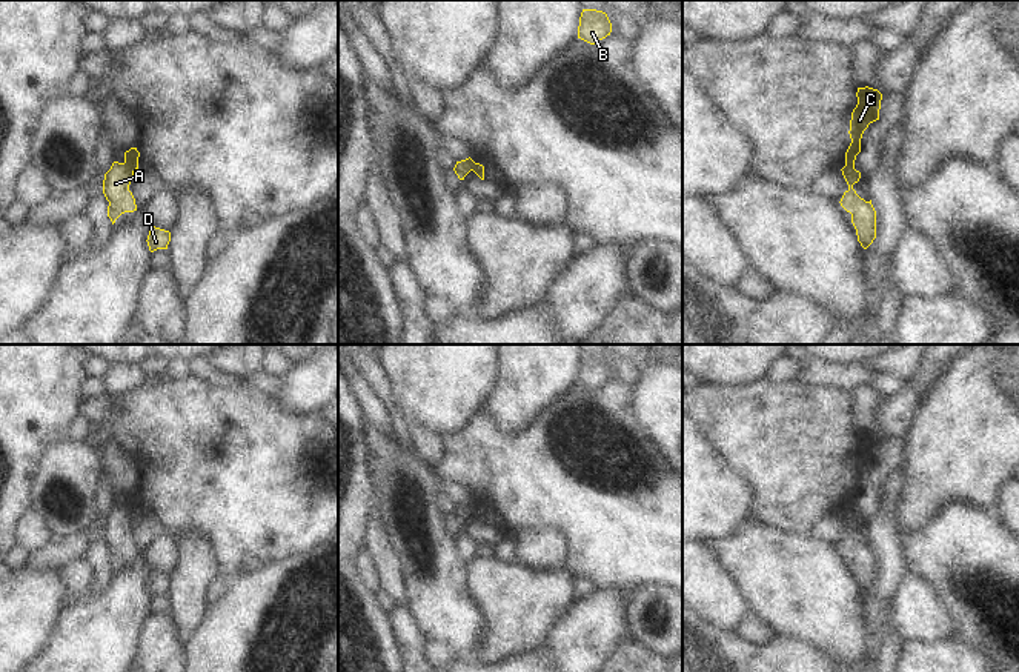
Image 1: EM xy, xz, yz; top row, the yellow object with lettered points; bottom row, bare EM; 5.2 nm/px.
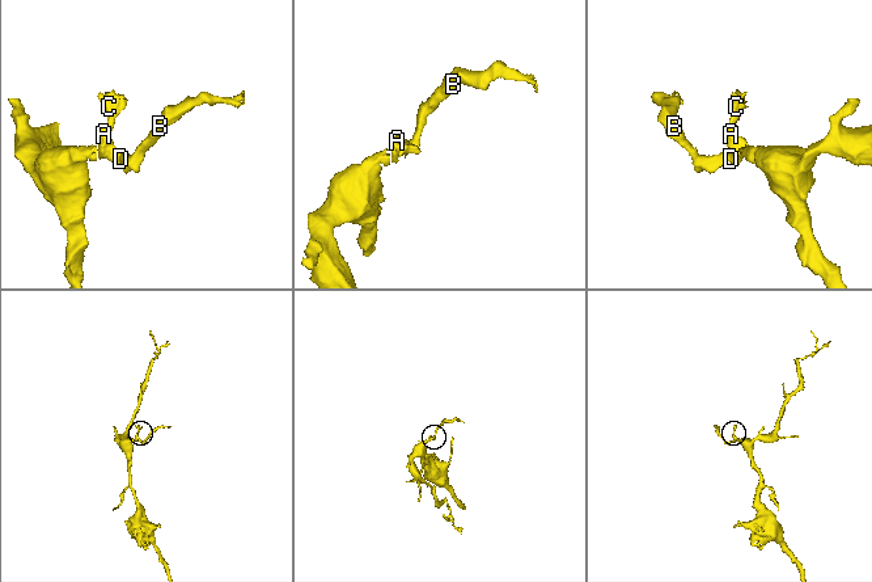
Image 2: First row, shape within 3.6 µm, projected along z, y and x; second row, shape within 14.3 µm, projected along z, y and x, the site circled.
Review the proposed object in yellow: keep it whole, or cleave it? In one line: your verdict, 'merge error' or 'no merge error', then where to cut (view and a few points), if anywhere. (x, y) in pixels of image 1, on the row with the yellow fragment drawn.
merge error | xy (125, 162), (134, 169)

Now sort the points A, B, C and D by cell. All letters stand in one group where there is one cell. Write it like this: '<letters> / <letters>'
A B D / C

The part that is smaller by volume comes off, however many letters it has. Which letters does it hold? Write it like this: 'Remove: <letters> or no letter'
Remove: C

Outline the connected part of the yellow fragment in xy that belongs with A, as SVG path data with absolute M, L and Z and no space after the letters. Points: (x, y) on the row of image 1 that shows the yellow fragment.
M114 161L111 169L105 174L103 194L109 201L108 217L112 225L121 214L137 211L135 198L129 191L134 171L135 169L126 163Z

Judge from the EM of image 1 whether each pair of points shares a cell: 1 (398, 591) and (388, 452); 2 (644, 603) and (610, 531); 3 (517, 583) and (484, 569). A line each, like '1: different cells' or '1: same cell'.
1: different cells
2: different cells
3: same cell

